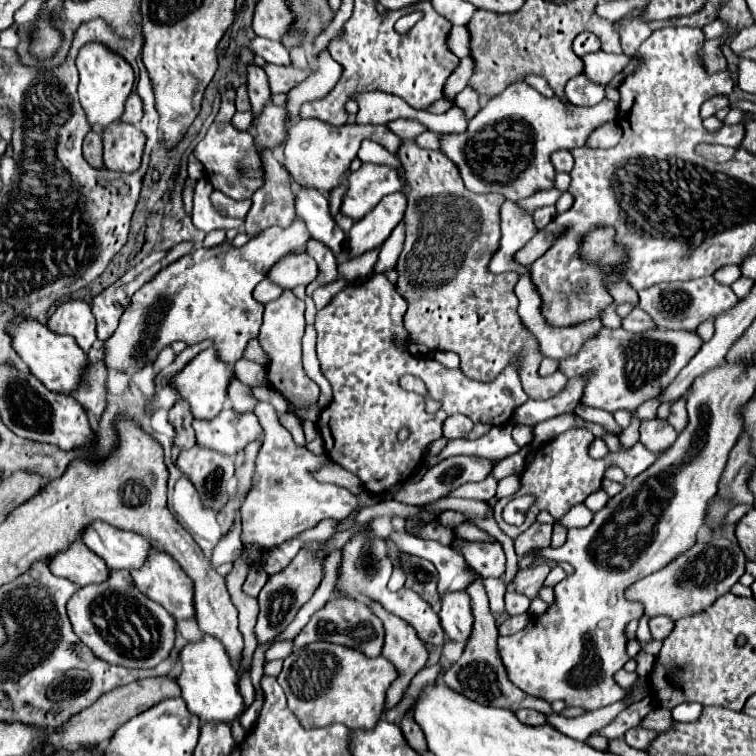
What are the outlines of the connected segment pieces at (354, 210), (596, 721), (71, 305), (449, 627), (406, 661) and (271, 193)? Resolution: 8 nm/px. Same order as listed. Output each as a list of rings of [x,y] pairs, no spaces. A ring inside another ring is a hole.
[[[361,164],[357,172],[349,174],[349,192],[343,198],[341,212],[353,220],[361,220],[383,196],[401,192],[405,180],[391,166]]]
[[[623,698],[621,704],[617,704],[617,706],[599,708],[599,710],[593,710],[589,714],[583,714],[579,718],[563,718],[563,716],[553,714],[553,716],[547,716],[547,724],[557,728],[559,732],[571,736],[573,740],[587,740],[589,734],[611,724],[611,720],[625,708],[627,708],[627,698]]]
[[[83,300],[63,302],[55,310],[55,314],[49,318],[47,326],[49,326],[49,330],[53,330],[57,334],[73,336],[83,352],[87,352],[97,338],[95,316],[91,312],[91,306]]]
[[[463,590],[443,594],[439,618],[441,618],[441,626],[443,626],[445,634],[453,642],[465,644],[471,636],[471,626],[473,626],[469,594]]]
[[[369,604],[369,606],[373,608],[373,612],[377,612],[377,616],[383,620],[385,626],[383,656],[401,674],[387,692],[387,700],[385,700],[385,712],[387,712],[403,700],[412,678],[425,666],[429,654],[425,642],[417,636],[417,632],[407,622],[393,616],[391,612],[385,612],[379,604]]]
[[[263,148],[261,150],[261,164],[263,164],[263,170],[265,170],[265,184],[261,190],[257,190],[253,194],[253,206],[245,218],[245,224],[243,224],[243,230],[249,238],[255,238],[259,236],[263,230],[271,228],[271,226],[279,226],[279,228],[287,228],[293,220],[295,220],[295,194],[291,190],[291,180],[289,180],[289,172],[285,172],[283,164],[277,162],[273,158],[273,152]]]

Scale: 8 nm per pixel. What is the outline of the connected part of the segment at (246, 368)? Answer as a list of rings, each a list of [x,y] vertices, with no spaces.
[[[239,360],[235,364],[235,374],[237,378],[249,386],[249,388],[257,388],[257,386],[269,386],[267,382],[267,370],[255,362],[249,362],[249,360]]]

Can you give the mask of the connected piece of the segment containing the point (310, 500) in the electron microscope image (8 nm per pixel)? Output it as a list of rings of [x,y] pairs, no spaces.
[[[257,402],[253,412],[259,416],[265,434],[263,446],[255,462],[255,472],[261,476],[259,482],[253,484],[249,496],[245,498],[245,504],[241,506],[243,544],[255,544],[265,552],[297,538],[309,528],[315,528],[325,518],[341,520],[347,518],[353,508],[371,504],[373,496],[369,492],[361,492],[359,496],[355,496],[345,488],[333,484],[319,484],[311,472],[325,462],[325,454],[315,456],[305,446],[297,446],[291,434],[279,424],[277,412],[269,402]]]

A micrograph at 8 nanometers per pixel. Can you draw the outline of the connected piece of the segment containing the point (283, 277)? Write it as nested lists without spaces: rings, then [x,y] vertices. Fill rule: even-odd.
[[[309,254],[287,256],[269,272],[269,278],[283,288],[295,288],[299,284],[309,286],[317,276],[319,276],[317,262]]]

